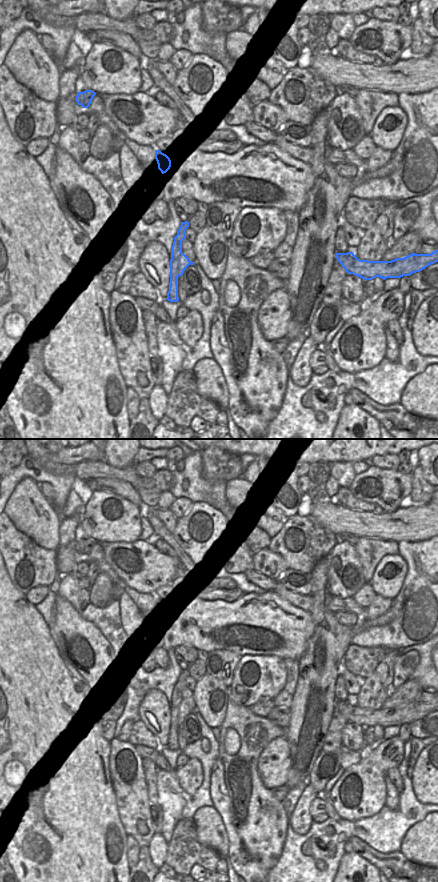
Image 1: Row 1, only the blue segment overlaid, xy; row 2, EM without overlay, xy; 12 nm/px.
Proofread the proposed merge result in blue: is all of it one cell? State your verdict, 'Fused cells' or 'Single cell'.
Fused cells.

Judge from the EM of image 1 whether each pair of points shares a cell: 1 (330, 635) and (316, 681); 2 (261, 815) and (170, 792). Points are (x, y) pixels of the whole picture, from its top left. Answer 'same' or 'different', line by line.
1: same
2: different

